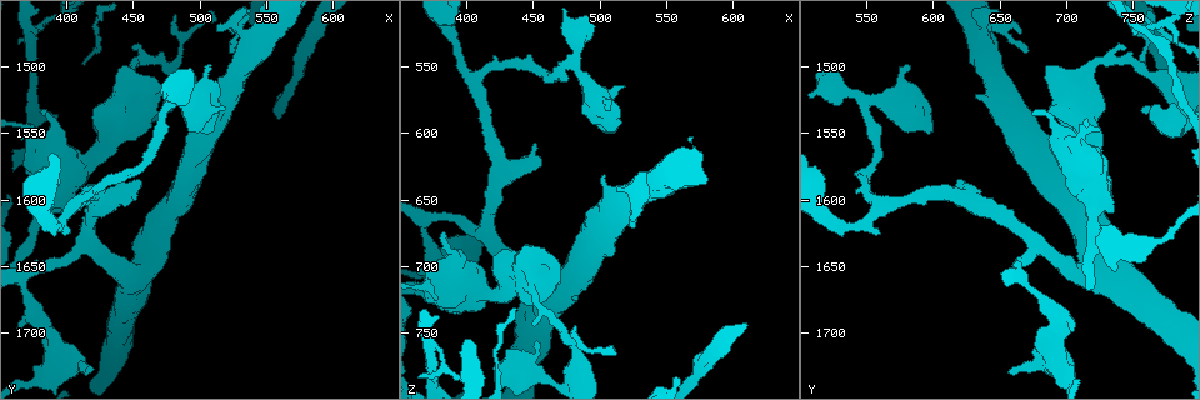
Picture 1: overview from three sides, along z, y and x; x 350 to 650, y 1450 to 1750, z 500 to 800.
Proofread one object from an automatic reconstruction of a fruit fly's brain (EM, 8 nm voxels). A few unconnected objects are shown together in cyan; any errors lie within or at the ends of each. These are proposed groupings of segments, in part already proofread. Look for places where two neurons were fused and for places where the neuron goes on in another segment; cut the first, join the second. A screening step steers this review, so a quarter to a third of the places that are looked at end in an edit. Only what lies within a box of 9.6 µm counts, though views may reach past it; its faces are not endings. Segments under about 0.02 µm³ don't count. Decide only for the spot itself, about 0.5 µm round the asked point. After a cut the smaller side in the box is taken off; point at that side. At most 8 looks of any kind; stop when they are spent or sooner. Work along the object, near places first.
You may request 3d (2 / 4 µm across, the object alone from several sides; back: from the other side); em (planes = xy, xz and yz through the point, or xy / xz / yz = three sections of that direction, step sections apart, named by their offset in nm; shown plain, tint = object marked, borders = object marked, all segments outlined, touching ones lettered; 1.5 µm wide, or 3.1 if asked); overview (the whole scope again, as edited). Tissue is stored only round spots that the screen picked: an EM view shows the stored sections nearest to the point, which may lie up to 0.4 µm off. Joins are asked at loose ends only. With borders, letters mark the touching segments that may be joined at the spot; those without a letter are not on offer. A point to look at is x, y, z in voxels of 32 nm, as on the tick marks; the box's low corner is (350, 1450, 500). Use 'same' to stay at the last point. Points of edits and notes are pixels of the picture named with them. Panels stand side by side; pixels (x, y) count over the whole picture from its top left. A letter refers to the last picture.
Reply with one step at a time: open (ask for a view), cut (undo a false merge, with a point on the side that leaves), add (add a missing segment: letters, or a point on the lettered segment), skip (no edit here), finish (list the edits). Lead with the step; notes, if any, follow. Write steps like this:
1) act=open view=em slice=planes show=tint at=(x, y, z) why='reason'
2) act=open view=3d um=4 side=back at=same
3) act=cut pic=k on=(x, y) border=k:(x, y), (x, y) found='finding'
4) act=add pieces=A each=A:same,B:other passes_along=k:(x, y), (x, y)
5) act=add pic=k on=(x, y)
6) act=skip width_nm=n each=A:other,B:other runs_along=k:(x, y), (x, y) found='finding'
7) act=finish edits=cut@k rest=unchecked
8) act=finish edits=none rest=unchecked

act=open view=em slice=planes show=tint at=(376, 1472, 760)

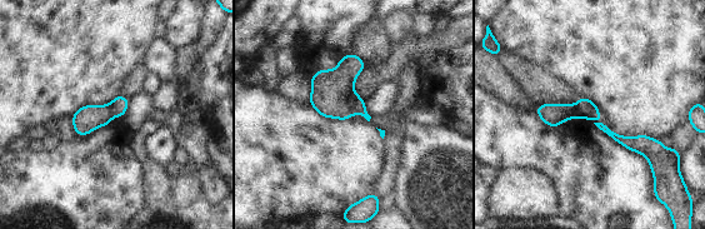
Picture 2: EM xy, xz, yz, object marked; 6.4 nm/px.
act=open view=em slice=planes show=borders at=same

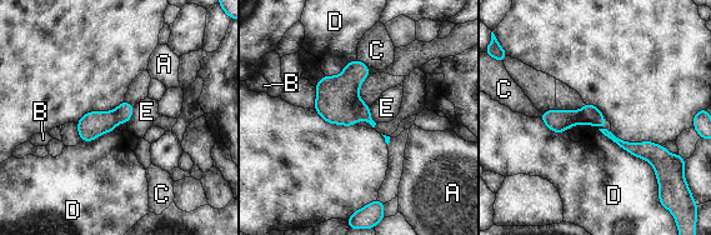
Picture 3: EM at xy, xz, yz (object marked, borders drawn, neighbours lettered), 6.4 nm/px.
act=cut pic=3 on=(361, 110) width_nm=130 each=A:other,B:other,C:other,D:other,E:other border=3:(357, 96), (354, 101), (356, 116) found='a second neuron is stuck on'

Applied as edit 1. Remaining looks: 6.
act=open view=em slice=xz step=4 show=tint at=(452, 1598, 606) why='an open end'

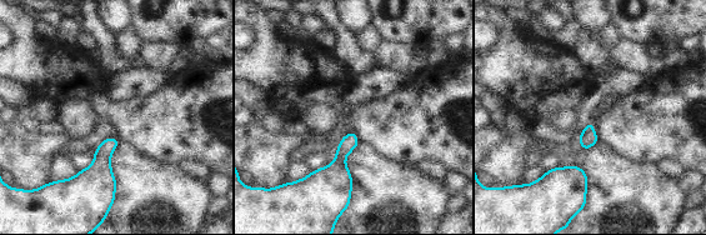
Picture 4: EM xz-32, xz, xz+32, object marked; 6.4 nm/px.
act=open view=em slice=planes show=tint at=same why='another direction'

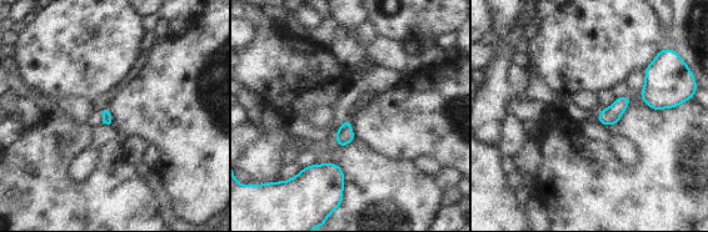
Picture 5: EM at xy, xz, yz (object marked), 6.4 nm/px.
act=open view=em slice=planes show=borders at=same why='see the neighbours'

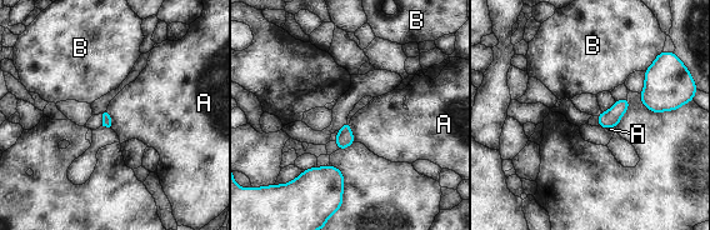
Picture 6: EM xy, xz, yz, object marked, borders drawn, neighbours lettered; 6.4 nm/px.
act=skip longest_contact=A:130nm each=A:other,B:other found='no lettered segment goes on from it'

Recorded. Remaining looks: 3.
act=open view=3d um=4 side=back at=(414, 1728, 658) why='free end'

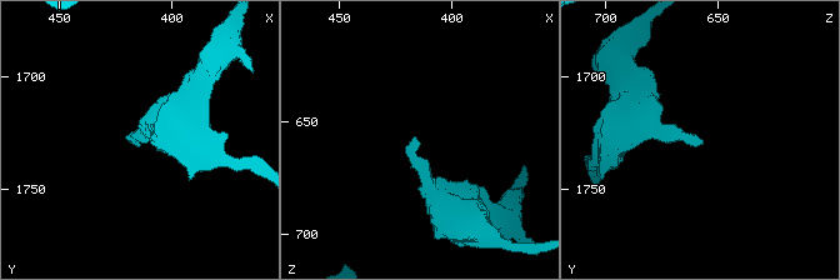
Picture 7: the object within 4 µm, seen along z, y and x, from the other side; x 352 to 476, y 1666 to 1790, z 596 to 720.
act=open view=em slice=xz step=8 show=tint at=(415, 1730, 656) why='now the EM'

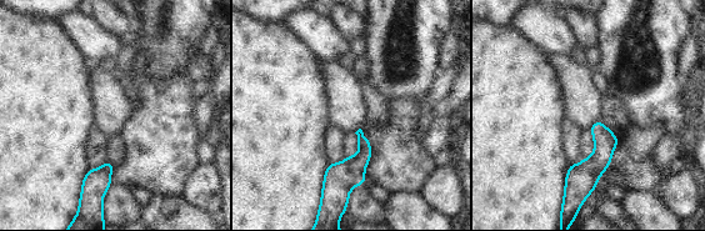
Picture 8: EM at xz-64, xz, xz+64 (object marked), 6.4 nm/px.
act=open view=em slice=planes show=borders at=same why='another direction'

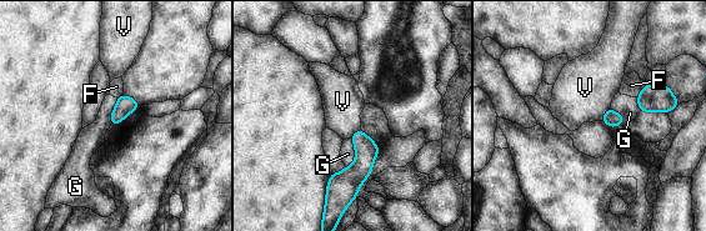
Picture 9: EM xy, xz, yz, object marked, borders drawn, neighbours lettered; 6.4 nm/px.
act=skip longest_contact=G:200nm each=F:other,G:other,V:other border=9:(610, 105), (601, 120) found='no lettered segment goes on from it'

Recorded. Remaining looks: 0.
act=finish edits=cut@3 rest=unchecked

